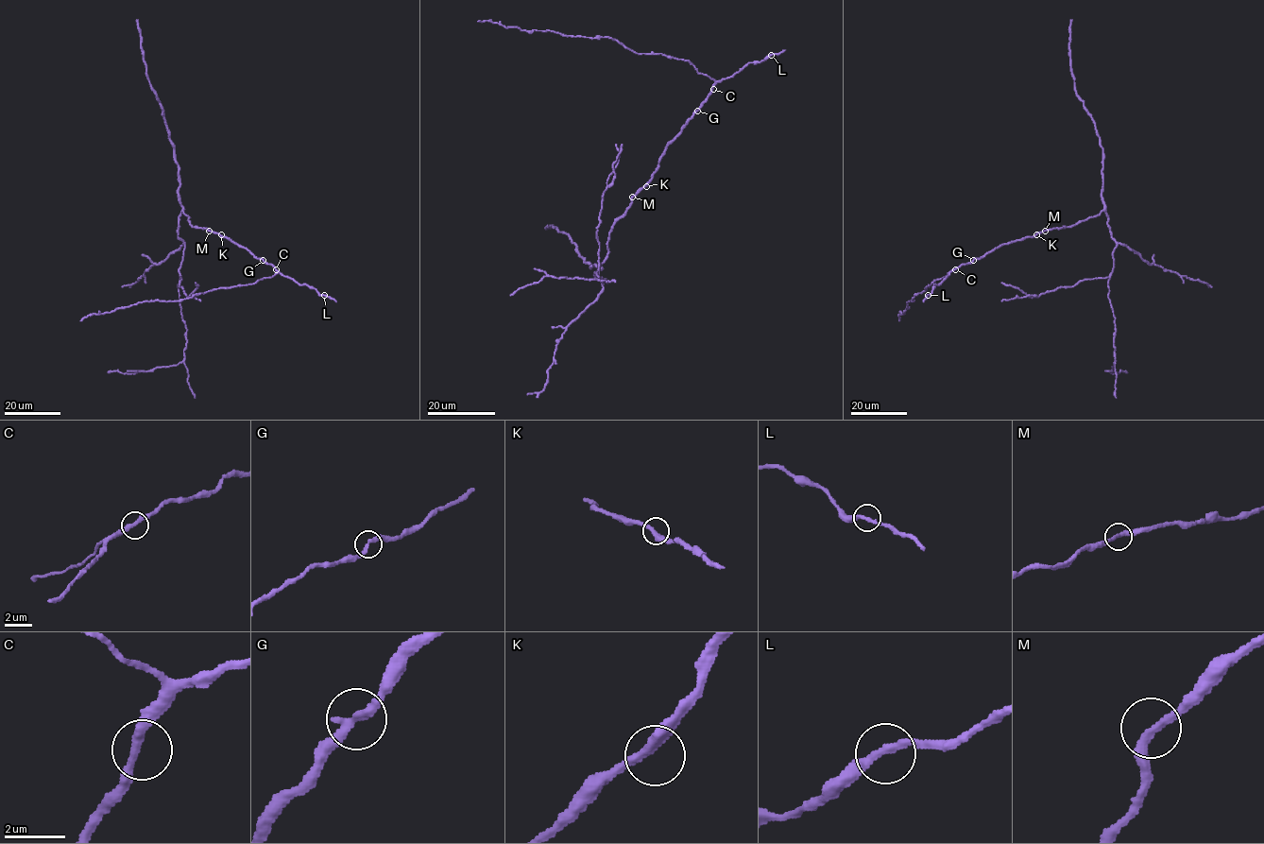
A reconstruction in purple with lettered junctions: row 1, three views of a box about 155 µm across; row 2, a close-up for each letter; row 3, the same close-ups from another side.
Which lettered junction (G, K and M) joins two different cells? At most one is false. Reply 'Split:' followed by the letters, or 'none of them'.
Split: none of them

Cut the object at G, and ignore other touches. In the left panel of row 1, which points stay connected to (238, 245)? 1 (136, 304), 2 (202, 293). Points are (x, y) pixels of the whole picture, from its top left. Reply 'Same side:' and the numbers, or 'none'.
Same side: none

